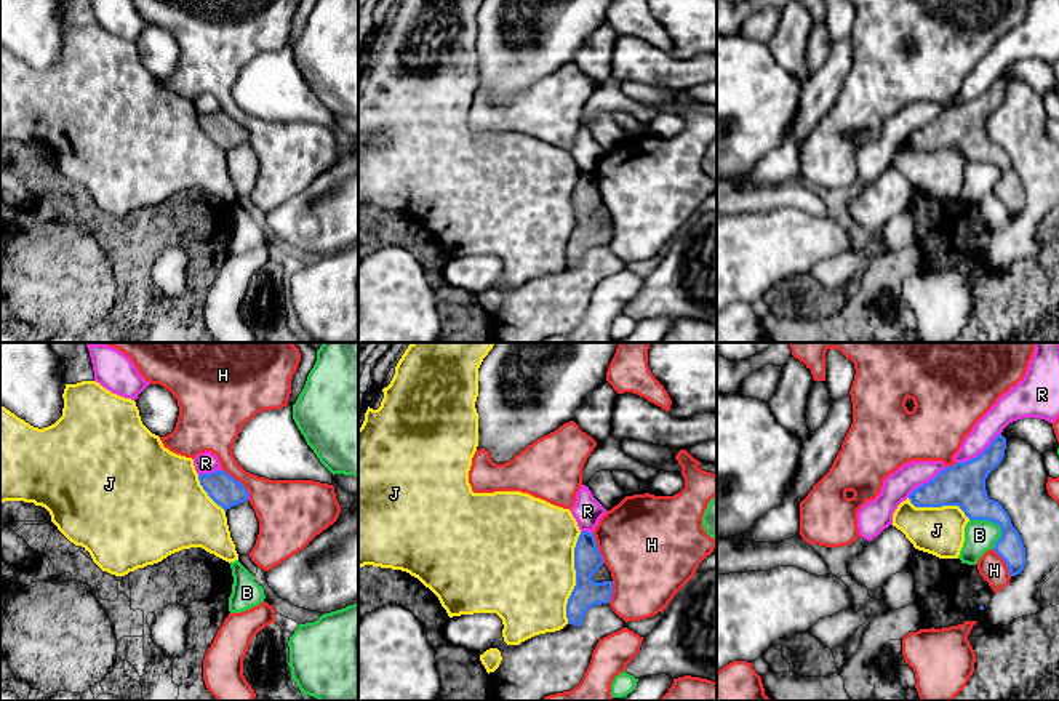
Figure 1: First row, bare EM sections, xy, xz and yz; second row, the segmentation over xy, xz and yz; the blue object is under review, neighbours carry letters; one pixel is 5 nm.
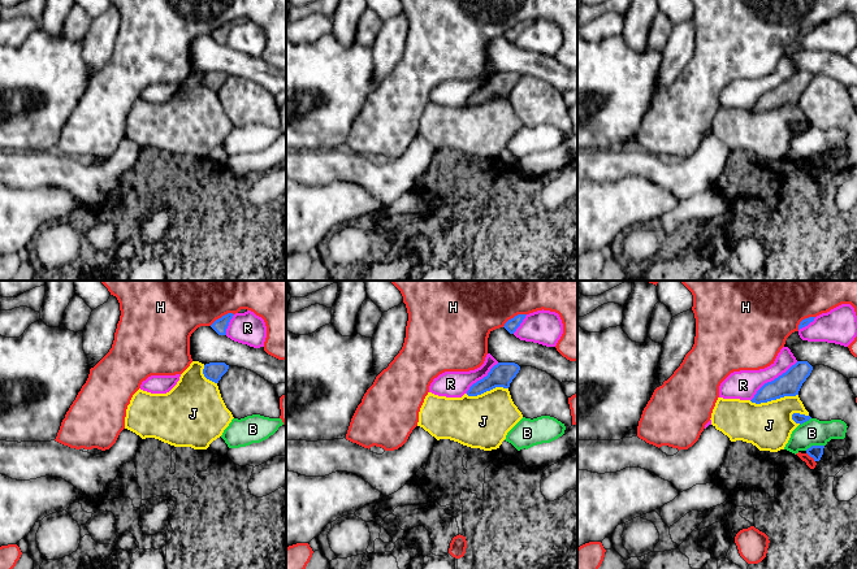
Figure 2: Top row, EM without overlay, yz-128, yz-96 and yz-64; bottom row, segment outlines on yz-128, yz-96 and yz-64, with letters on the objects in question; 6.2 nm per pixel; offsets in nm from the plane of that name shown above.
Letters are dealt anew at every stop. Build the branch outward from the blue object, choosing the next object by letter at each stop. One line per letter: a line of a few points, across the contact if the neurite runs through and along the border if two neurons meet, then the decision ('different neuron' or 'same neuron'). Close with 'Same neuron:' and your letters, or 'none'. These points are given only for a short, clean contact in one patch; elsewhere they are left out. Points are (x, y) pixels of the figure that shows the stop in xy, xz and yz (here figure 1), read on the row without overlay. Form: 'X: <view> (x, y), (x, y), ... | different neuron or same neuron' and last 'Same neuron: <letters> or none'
B: different neuron
H: different neuron
J: same neuron
R: different neuron
Same neuron: J

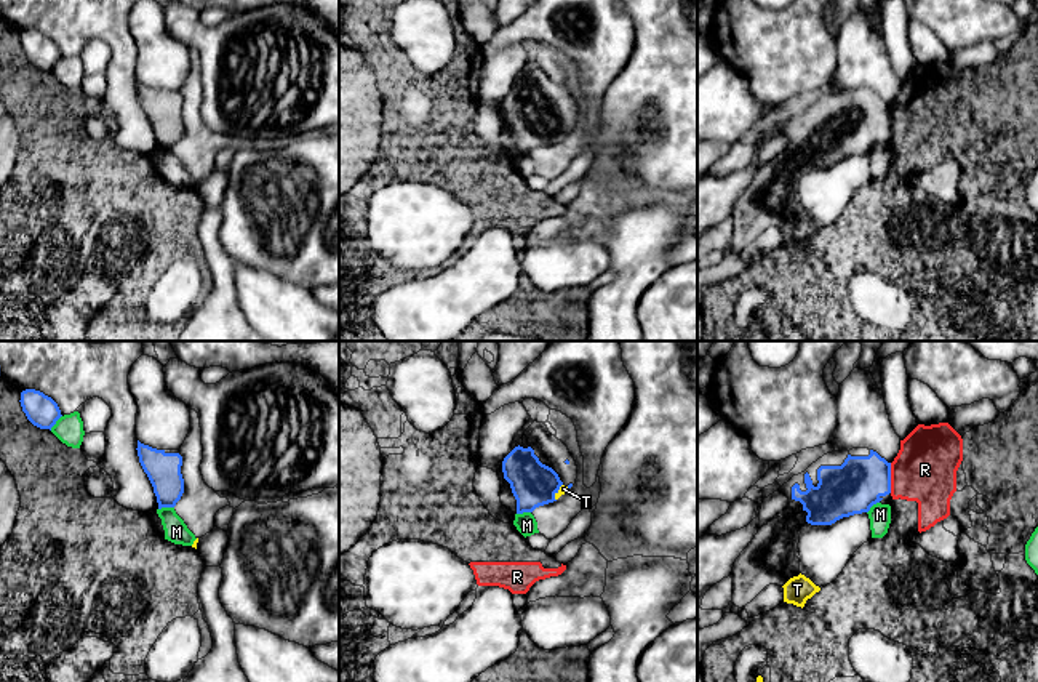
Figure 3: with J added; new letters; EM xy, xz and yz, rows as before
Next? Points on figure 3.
M: xy (173, 148), (159, 151) | different neuron
R: different neuron
T: xz (533, 125), (557, 133), (563, 130) | same neuron
Same neuron: T

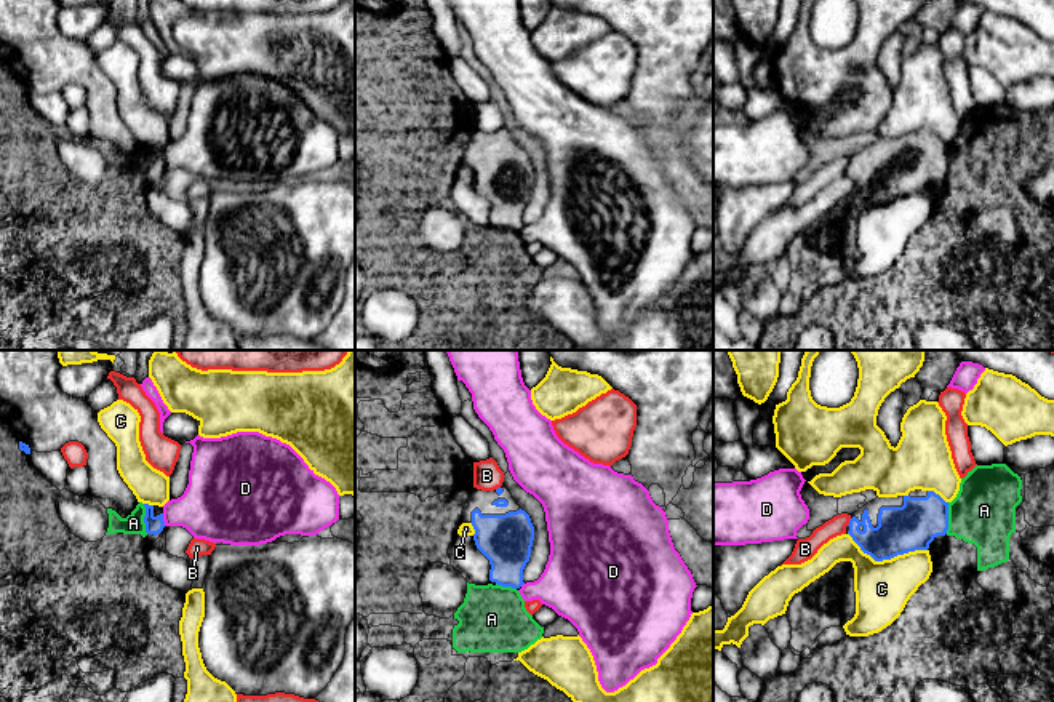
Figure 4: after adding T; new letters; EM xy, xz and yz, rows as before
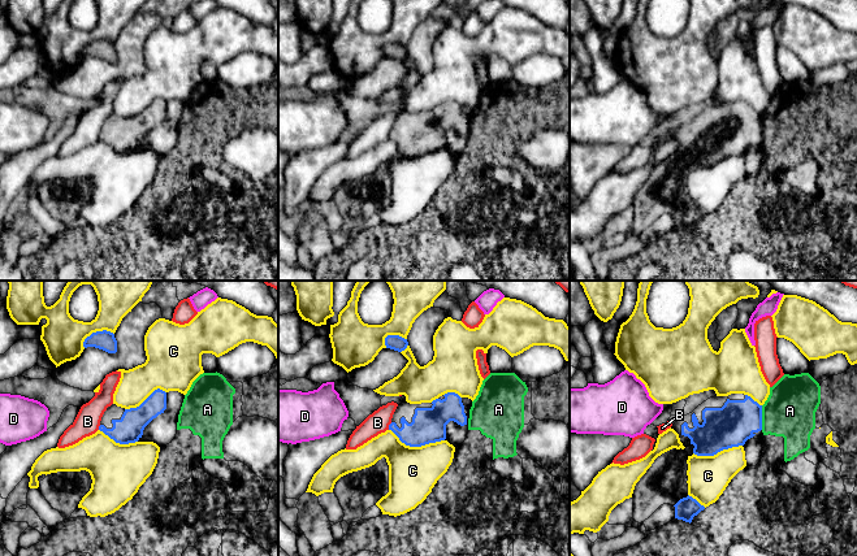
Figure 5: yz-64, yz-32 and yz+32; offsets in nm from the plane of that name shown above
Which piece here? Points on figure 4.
A: different neuron
B: different neuron
C: different neuron
D: different neuron
Same neuron: none

